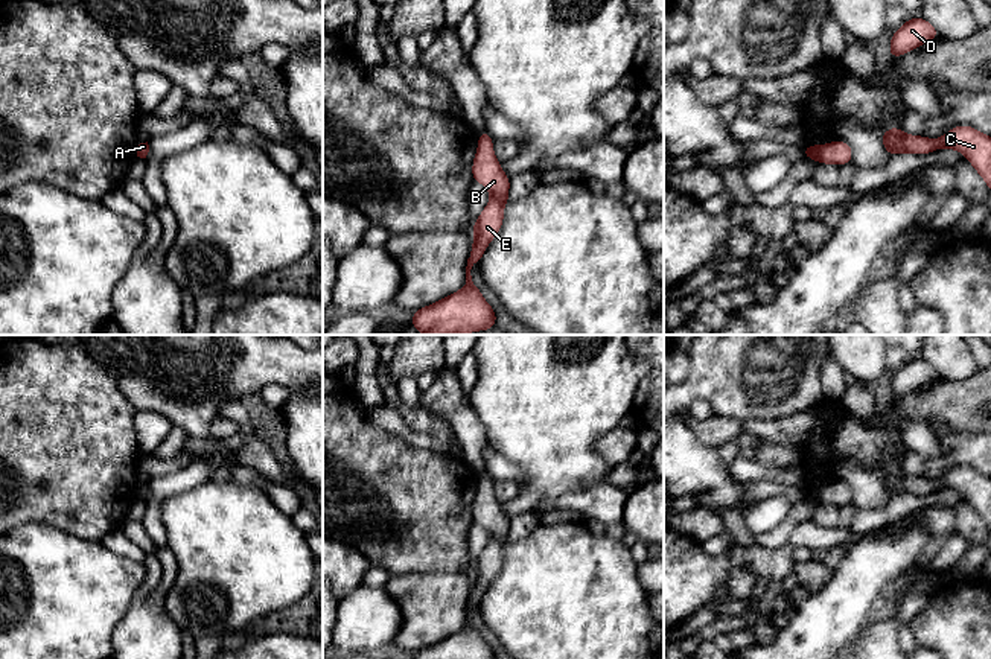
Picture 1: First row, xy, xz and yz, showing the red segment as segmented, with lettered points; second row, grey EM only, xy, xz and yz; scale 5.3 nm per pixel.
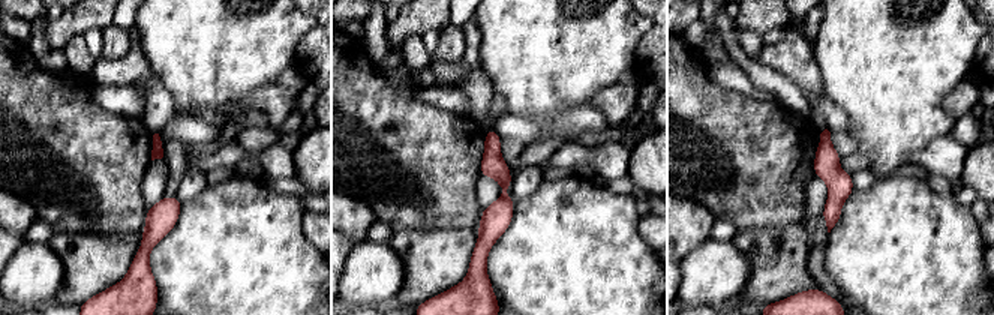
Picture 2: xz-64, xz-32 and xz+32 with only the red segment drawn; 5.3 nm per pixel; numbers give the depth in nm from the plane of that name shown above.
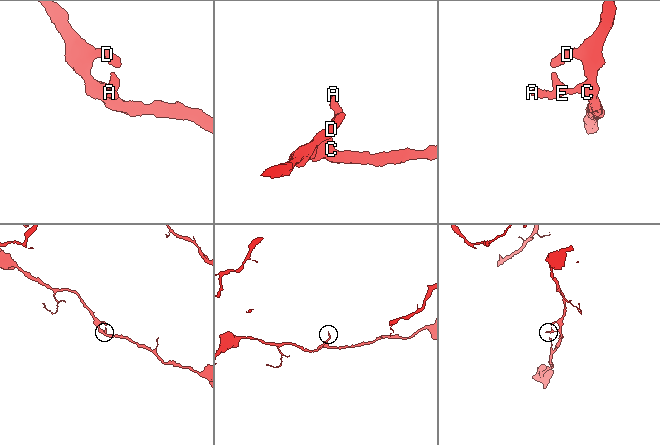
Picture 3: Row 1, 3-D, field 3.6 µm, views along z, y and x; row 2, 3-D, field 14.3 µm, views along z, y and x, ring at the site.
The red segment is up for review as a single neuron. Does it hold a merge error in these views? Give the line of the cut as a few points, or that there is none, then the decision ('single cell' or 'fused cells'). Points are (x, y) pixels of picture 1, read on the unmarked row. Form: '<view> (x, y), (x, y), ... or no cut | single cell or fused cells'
no cut | single cell

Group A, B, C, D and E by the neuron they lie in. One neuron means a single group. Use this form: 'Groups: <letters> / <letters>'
Groups: A B C D E

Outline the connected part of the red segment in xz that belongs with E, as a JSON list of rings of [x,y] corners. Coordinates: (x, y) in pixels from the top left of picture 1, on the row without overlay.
[[[487,472],[478,475],[472,522],[489,530],[490,542],[472,568],[475,581],[467,600],[466,626],[448,638],[414,651],[413,659],[496,659],[495,650],[486,642],[470,616],[472,607],[481,603],[487,586],[502,568],[504,548],[508,543],[510,531],[510,517],[504,514],[495,498],[493,479]]]

